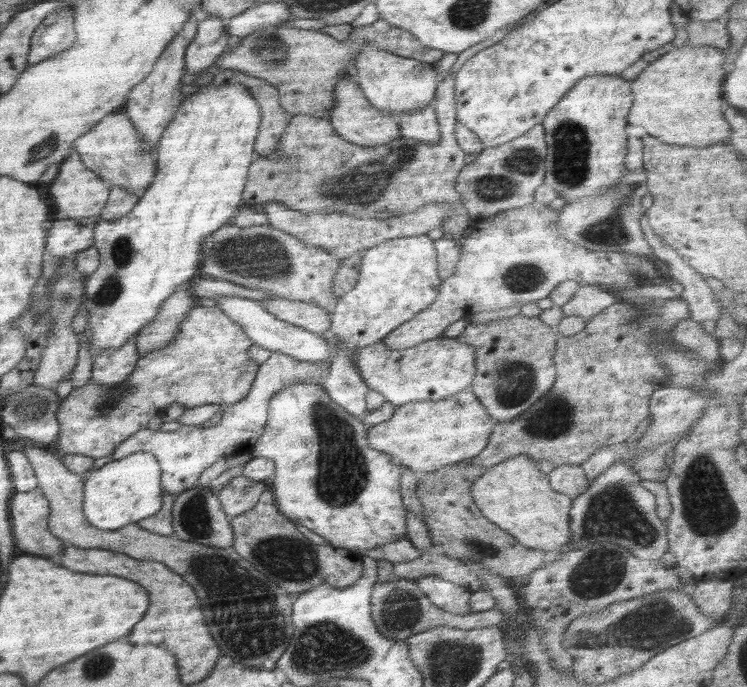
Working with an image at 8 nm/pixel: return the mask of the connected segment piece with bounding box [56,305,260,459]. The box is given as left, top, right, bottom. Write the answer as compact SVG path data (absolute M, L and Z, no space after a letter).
M218 306L192 308L190 314L180 322L180 332L168 346L144 354L136 362L135 372L118 389L104 389L91 380L82 388L73 389L67 398L61 400L56 410L56 419L60 423L57 450L64 455L79 454L93 459L108 456L124 440L139 430L146 429L154 417L160 416L172 404L180 405L184 410L196 406L218 404L228 406L243 400L254 383L260 364L252 362L248 349L254 344L236 321L232 321Z

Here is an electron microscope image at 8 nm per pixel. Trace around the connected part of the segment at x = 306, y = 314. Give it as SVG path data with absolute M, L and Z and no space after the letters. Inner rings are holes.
M276 296L260 300L260 303L278 320L283 320L310 332L322 335L322 332L326 333L330 328L331 314L318 305Z

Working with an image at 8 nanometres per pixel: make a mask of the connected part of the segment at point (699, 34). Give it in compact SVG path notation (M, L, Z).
M724 16L713 22L690 20L686 26L688 45L712 46L726 53L730 48L730 35L725 29L725 23Z

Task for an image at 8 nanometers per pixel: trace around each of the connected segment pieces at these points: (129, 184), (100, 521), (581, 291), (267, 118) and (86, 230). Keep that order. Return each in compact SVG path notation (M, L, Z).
M123 109L108 113L92 125L74 141L73 149L80 155L86 168L98 174L108 184L124 187L128 193L146 192L154 183L157 156L136 132L134 124Z
M138 452L106 463L89 476L83 486L83 511L88 522L100 530L118 530L155 516L162 507L161 470L154 455Z
M580 285L574 296L559 308L563 316L578 315L588 322L596 313L618 302L619 296L598 285Z
M222 70L214 76L211 84L242 84L256 98L260 106L261 123L258 129L254 152L256 156L268 157L278 150L280 134L293 116L286 112L279 101L279 92L273 85L254 76L240 74L236 70Z
M56 219L47 228L46 252L68 257L92 247L94 227L84 226L76 219Z

